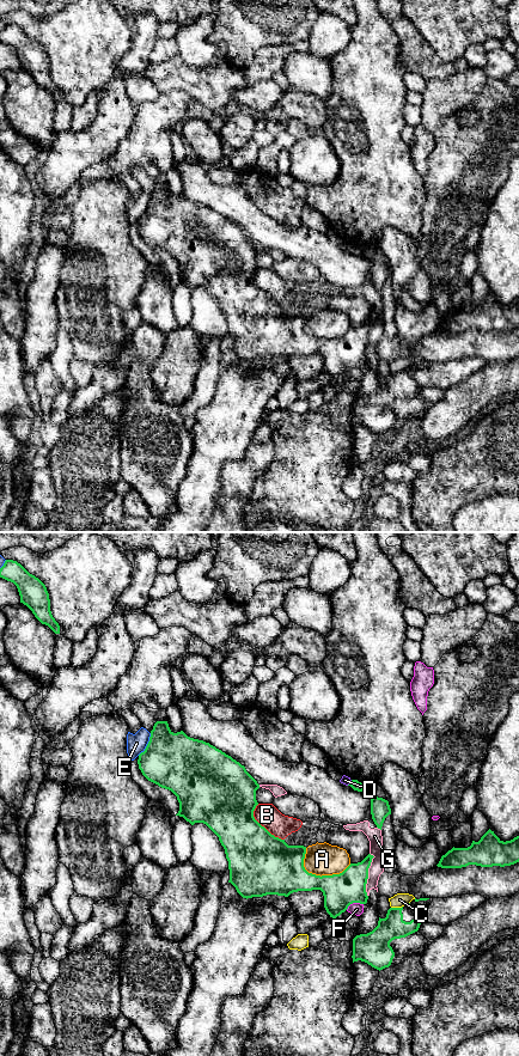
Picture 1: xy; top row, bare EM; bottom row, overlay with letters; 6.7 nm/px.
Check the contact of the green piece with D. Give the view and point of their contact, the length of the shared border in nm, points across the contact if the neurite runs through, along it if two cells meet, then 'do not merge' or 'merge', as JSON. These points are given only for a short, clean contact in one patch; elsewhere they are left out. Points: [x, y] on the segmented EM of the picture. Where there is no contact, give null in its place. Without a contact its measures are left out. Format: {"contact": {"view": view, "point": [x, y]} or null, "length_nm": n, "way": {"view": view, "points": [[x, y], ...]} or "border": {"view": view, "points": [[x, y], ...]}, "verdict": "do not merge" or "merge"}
{"contact": {"view": "xy", "point": [350, 782]}, "length_nm": 50, "border": {"view": "xy", "points": [[352, 780], [347, 785]]}, "verdict": "do not merge"}

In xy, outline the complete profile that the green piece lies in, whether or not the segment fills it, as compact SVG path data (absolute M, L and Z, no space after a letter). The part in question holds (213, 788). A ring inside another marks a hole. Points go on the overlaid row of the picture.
M157 721L145 751L139 755L138 764L148 781L177 796L179 811L176 816L183 817L191 825L203 823L219 837L228 861L228 883L243 898L267 895L288 897L298 891L320 890L324 908L332 918L353 903L367 903L368 868L374 856L368 854L361 862L350 863L340 874L320 877L309 873L304 867L306 847L288 846L255 819L254 811L258 805L256 791L260 785L244 765L221 750L190 738L183 731L173 733L167 721Z

